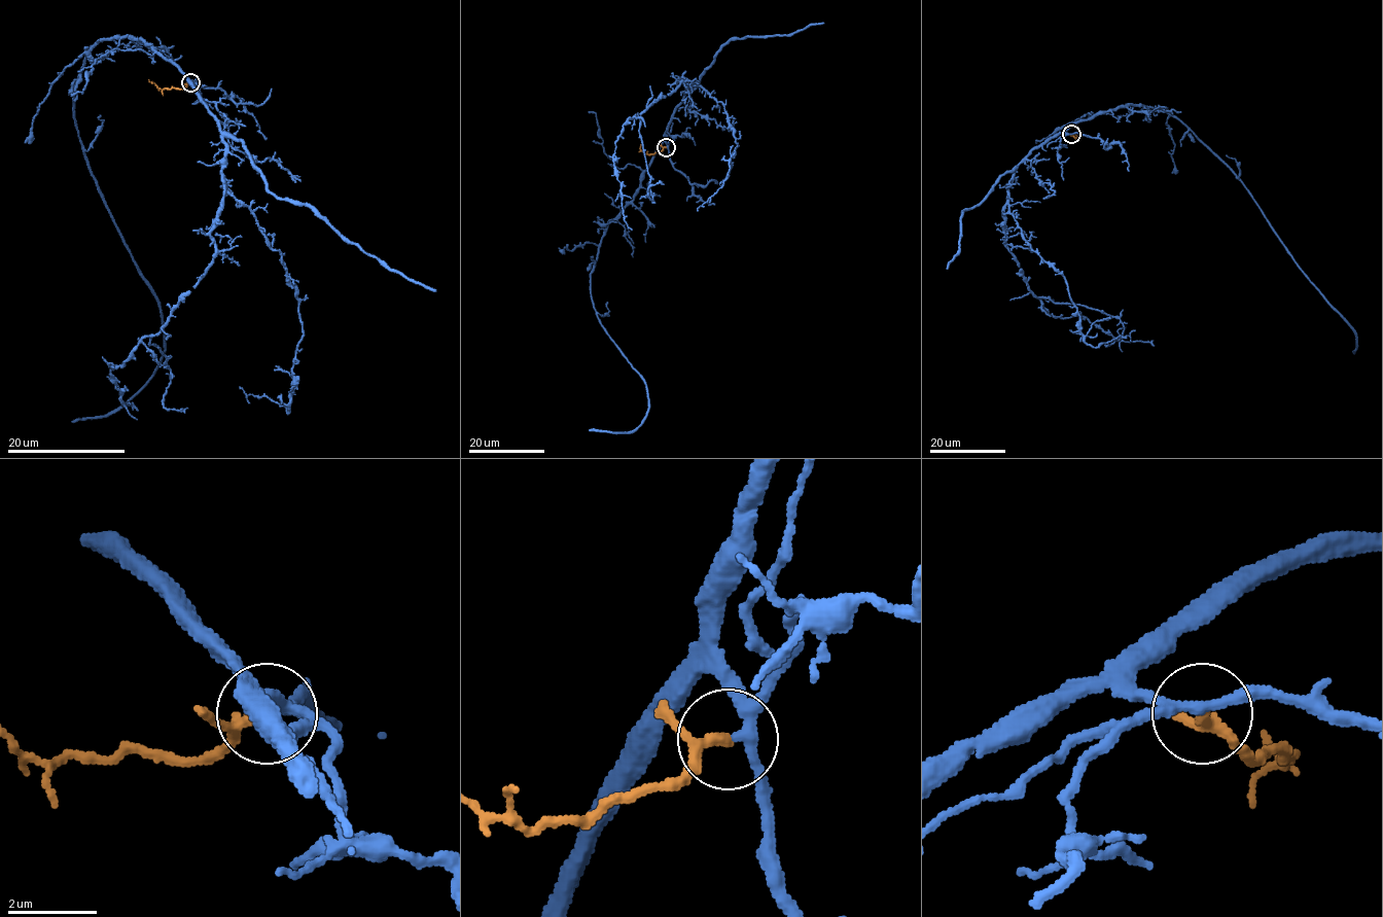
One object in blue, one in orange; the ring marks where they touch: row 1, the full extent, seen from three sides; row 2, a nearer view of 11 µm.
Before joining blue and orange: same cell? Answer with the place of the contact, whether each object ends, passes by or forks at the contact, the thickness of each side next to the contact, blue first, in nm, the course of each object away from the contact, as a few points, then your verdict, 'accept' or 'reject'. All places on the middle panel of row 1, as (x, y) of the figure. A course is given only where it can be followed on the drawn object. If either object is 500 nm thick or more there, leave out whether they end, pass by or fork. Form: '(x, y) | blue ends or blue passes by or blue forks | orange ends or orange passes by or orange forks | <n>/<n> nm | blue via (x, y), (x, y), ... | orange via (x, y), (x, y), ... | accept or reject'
(666, 147) | blue forks | orange passes by | 200/190 nm | blue via (666, 147), (610, 221), (590, 276), (593, 306), (644, 379), (648, 410), (632, 431), (589, 429) | orange via (666, 147), (648, 154), (641, 150), (641, 144) | accept

